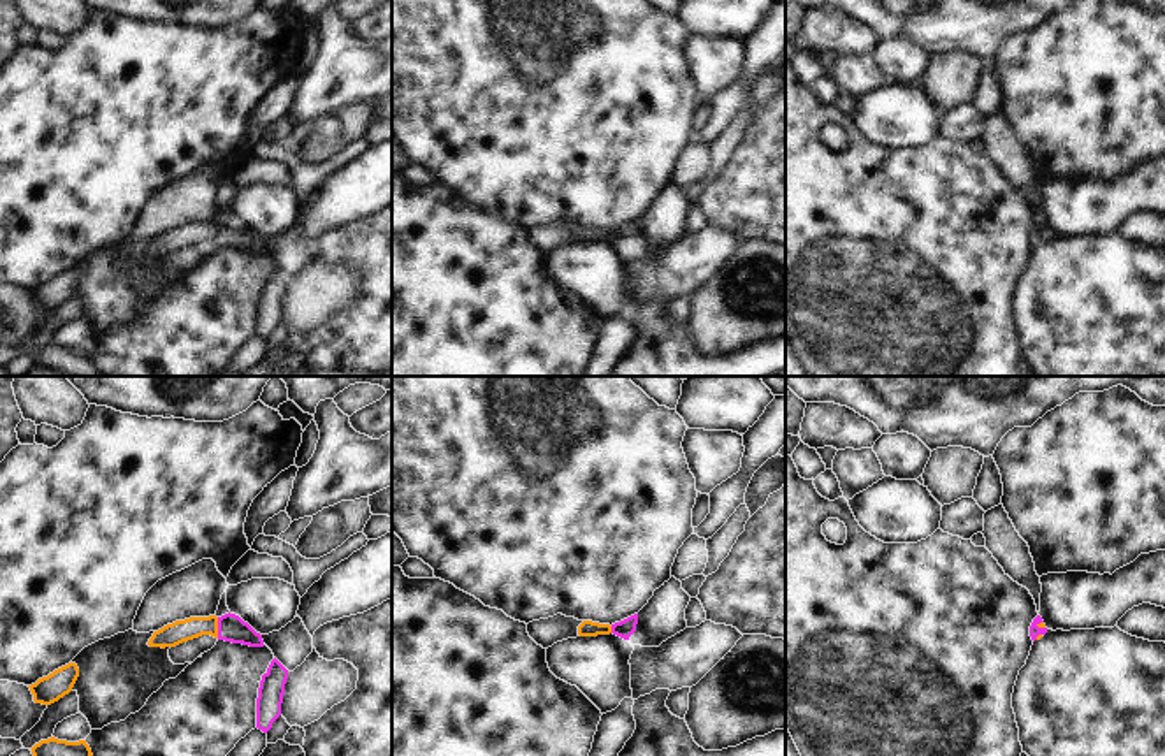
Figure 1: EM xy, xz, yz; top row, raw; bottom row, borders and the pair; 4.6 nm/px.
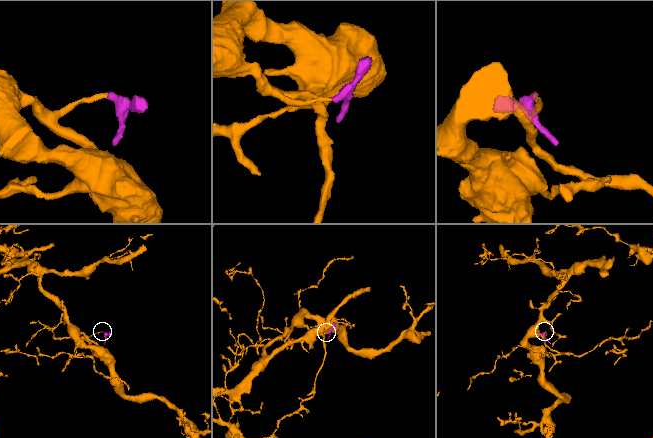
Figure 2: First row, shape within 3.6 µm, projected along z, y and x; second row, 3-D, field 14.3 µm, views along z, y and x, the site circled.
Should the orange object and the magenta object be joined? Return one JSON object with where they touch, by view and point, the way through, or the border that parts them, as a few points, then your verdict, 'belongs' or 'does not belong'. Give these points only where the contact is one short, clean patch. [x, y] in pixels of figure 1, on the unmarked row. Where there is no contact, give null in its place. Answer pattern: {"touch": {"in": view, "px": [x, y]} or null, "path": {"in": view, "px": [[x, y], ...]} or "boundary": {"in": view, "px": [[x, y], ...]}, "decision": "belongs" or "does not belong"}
{"touch": {"in": "xy", "px": [217, 234]}, "path": {"in": "xy", "px": [[171, 241], [190, 234], [217, 234], [231, 234]]}, "decision": "belongs"}

